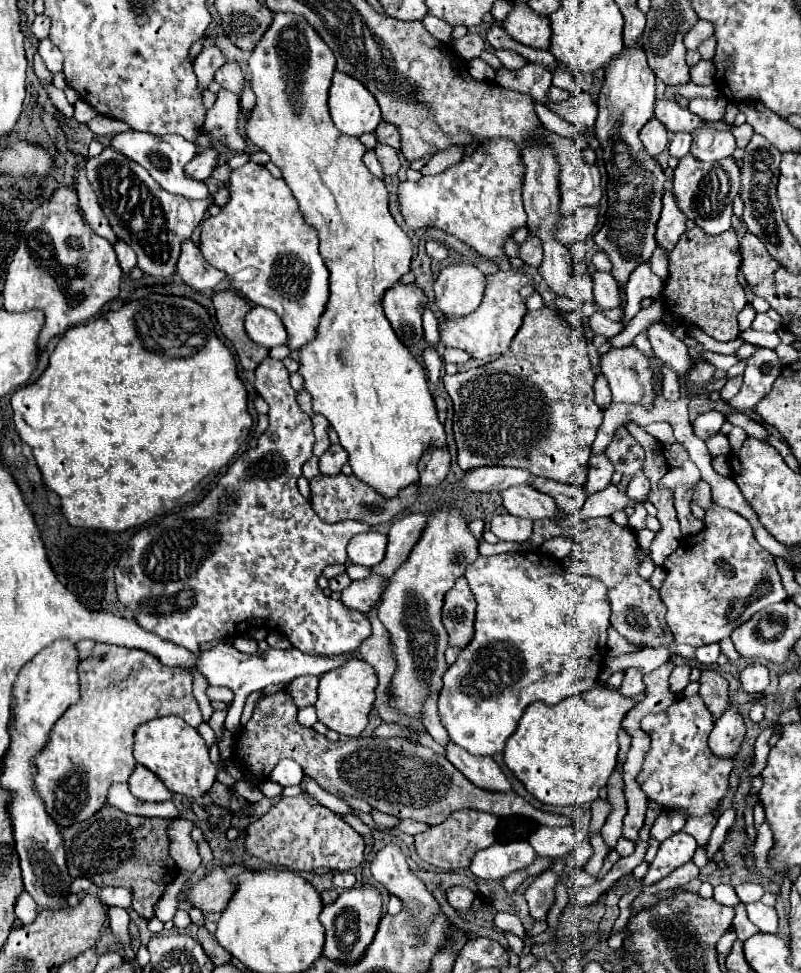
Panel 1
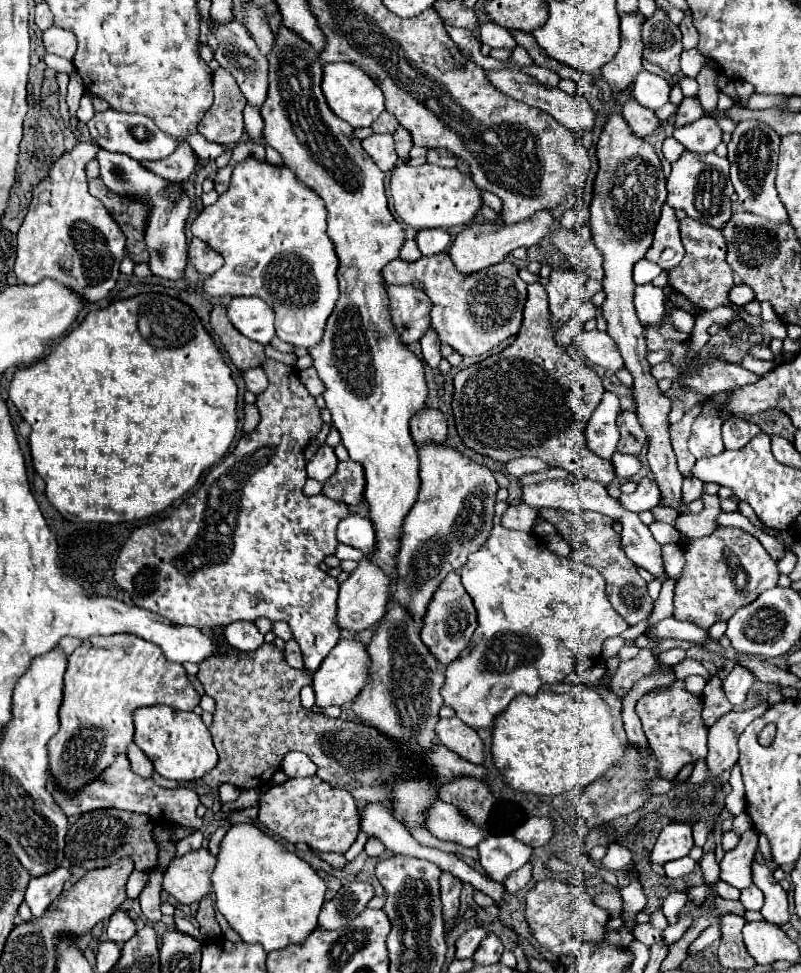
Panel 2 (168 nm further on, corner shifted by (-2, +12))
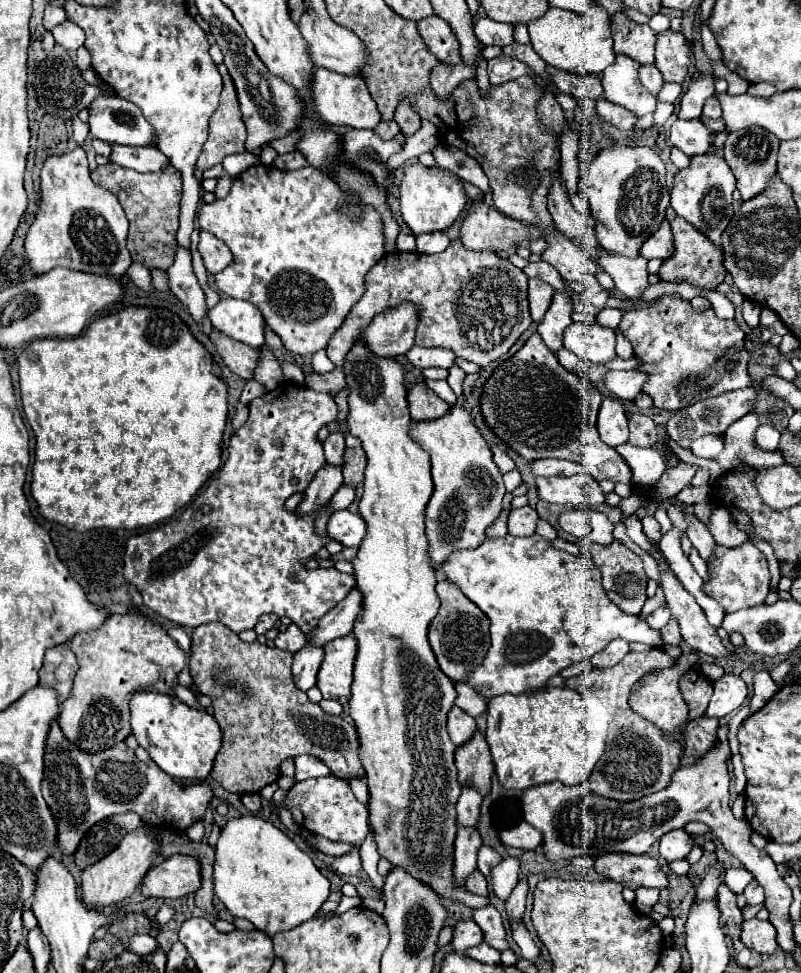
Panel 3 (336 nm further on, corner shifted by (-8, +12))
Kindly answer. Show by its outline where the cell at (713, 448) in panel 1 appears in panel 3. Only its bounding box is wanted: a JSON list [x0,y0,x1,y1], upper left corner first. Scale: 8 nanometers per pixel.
[690,435,724,459]

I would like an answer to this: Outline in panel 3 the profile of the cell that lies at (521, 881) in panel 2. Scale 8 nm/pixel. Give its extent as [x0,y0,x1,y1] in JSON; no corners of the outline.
[506,877,528,919]

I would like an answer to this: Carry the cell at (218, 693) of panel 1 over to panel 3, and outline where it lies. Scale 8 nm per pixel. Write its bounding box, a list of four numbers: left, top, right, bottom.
[168,627,190,655]

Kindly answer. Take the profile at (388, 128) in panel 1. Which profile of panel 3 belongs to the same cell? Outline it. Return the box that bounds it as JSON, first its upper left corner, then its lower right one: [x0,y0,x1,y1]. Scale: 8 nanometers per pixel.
[374,121,398,139]

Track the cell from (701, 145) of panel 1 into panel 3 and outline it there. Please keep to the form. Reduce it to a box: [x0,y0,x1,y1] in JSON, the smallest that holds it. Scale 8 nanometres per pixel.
[670,119,716,157]

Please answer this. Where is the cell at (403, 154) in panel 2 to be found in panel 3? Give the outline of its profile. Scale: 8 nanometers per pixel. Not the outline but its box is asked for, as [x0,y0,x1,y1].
[394,103,420,137]

